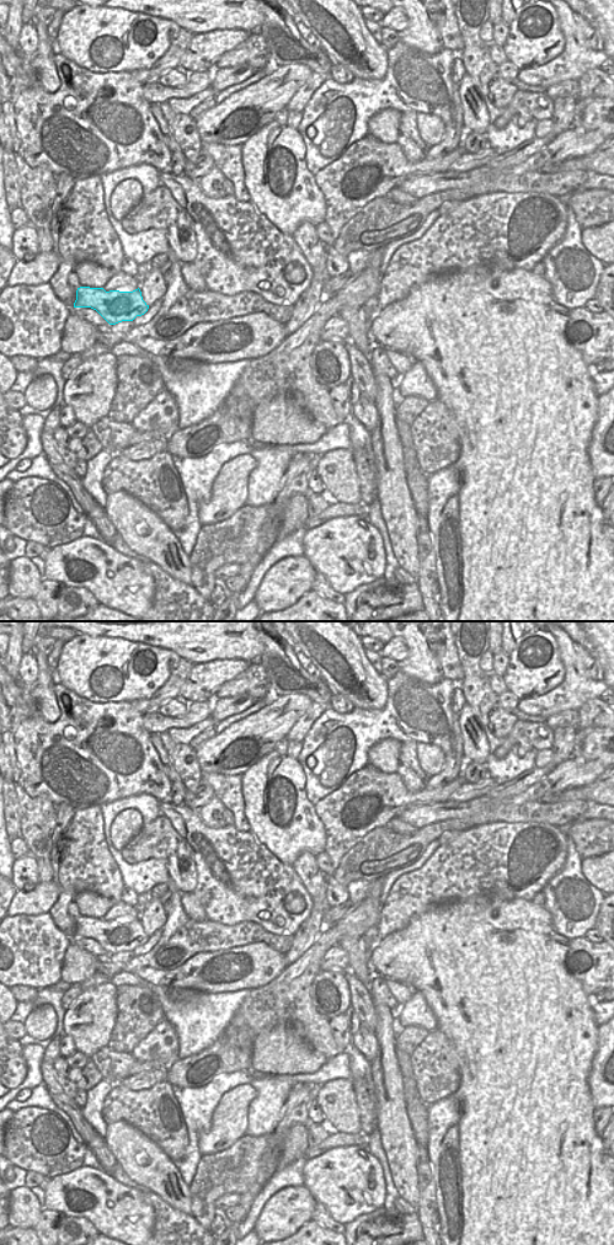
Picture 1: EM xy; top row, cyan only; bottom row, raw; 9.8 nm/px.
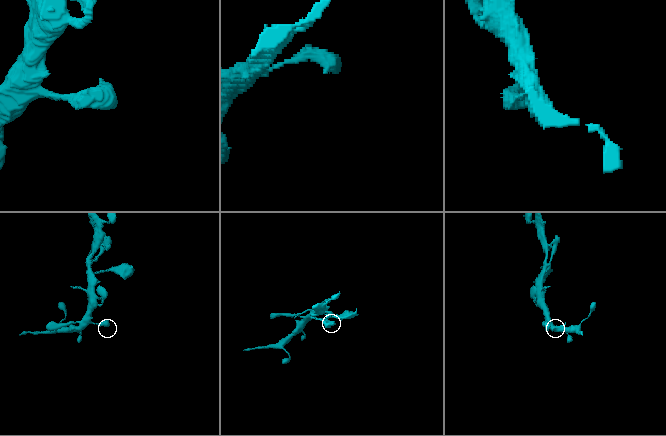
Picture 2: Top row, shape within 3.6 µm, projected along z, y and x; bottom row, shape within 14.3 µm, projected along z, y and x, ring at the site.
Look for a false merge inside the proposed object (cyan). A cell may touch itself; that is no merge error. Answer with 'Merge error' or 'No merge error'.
No merge error

